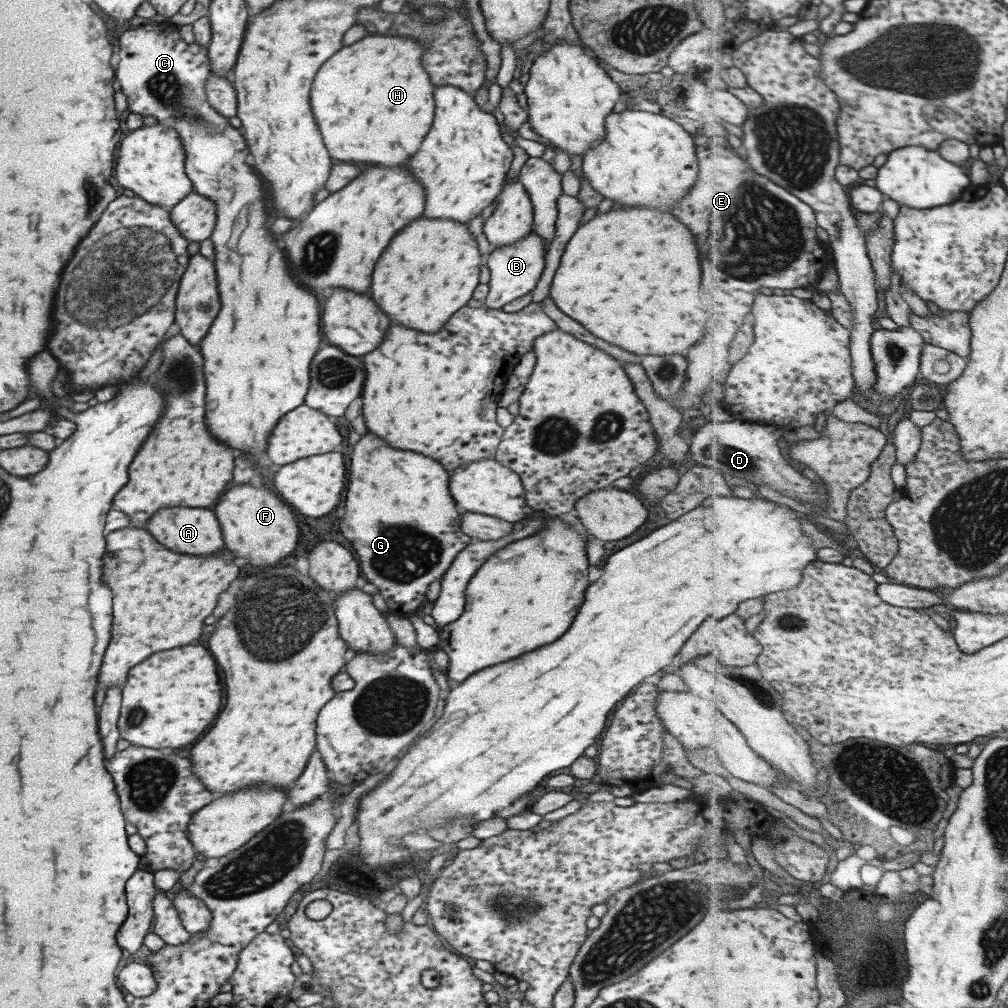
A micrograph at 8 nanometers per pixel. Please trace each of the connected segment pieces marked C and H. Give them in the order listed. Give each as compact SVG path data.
M169 20L156 24L145 24L137 27L130 27L127 30L121 32L118 37L119 50L117 54L119 56L119 66L117 66L117 72L115 72L115 78L119 80L119 86L122 94L125 95L127 102L126 111L139 112L143 116L153 116L159 124L163 124L167 127L171 127L177 131L179 139L181 139L181 146L183 147L184 158L184 171L187 178L191 181L193 194L201 195L211 199L216 207L216 222L213 226L210 239L214 250L214 272L215 278L217 278L217 288L219 288L219 300L221 300L221 310L219 314L215 316L215 320L211 322L207 334L197 345L201 358L203 358L203 378L205 378L205 426L207 426L207 432L223 446L229 446L233 450L239 450L241 454L249 456L249 462L257 464L259 458L263 456L263 450L267 446L267 436L271 432L271 428L277 424L277 420L281 416L287 414L289 410L297 408L304 403L304 396L309 386L309 362L311 358L315 356L321 342L319 338L319 314L317 314L317 302L315 298L301 286L297 286L293 282L293 278L289 276L287 272L287 264L285 264L285 258L281 254L281 250L275 248L275 242L271 238L271 234L267 232L267 210L263 204L263 188L261 188L261 182L257 172L250 166L249 152L245 140L243 140L240 129L233 128L228 118L217 114L211 104L207 102L207 96L205 96L205 90L203 90L203 83L205 79L209 77L211 73L211 66L209 66L209 58L207 58L206 46L199 46L197 42L186 44L181 37L177 34L178 28L173 25Z
M368 34L357 42L343 46L317 70L309 106L313 120L321 132L327 154L333 160L349 164L381 164L381 166L403 166L417 152L423 136L427 134L434 115L434 100L427 74L421 70L419 56L421 44L413 38L387 38L379 34Z

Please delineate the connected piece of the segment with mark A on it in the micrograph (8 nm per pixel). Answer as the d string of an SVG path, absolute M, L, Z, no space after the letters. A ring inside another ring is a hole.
M165 508L157 516L151 516L151 520L147 522L147 530L159 544L163 544L167 550L177 554L211 556L225 548L219 532L219 524L213 512L205 508Z

